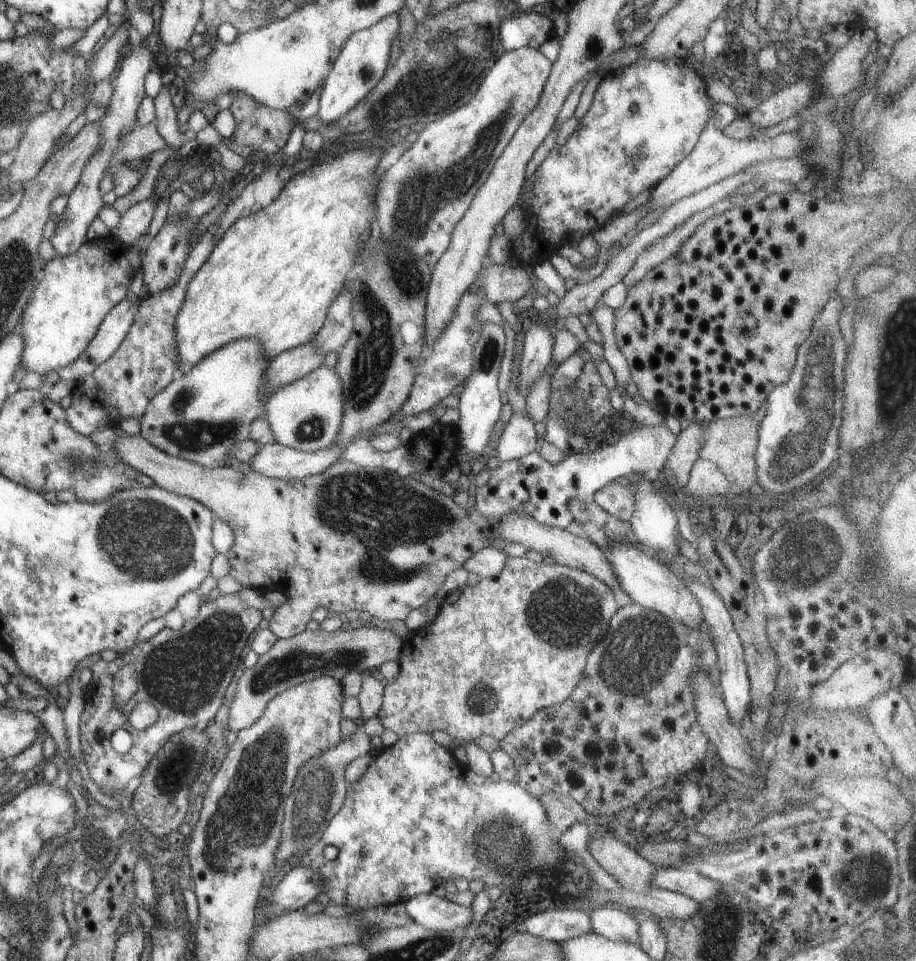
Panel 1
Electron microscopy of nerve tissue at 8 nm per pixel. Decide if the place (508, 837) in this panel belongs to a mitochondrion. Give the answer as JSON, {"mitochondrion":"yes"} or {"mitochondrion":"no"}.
{"mitochondrion":"yes"}

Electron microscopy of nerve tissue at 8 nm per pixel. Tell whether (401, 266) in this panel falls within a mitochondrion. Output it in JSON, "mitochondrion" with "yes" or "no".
{"mitochondrion":"yes"}

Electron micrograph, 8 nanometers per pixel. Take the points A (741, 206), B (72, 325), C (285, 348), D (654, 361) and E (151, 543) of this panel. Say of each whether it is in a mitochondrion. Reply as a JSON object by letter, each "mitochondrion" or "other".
{"A":"other","B":"other","C":"other","D":"other","E":"mitochondrion"}

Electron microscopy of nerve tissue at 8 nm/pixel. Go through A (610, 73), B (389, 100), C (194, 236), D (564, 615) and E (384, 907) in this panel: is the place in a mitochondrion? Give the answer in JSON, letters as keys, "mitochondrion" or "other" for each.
{"A":"other","B":"mitochondrion","C":"other","D":"mitochondrion","E":"other"}

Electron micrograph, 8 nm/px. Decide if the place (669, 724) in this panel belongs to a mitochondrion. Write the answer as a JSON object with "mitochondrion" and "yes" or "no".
{"mitochondrion":"no"}

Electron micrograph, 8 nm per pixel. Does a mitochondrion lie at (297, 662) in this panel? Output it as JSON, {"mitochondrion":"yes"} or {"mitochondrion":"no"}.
{"mitochondrion":"yes"}

